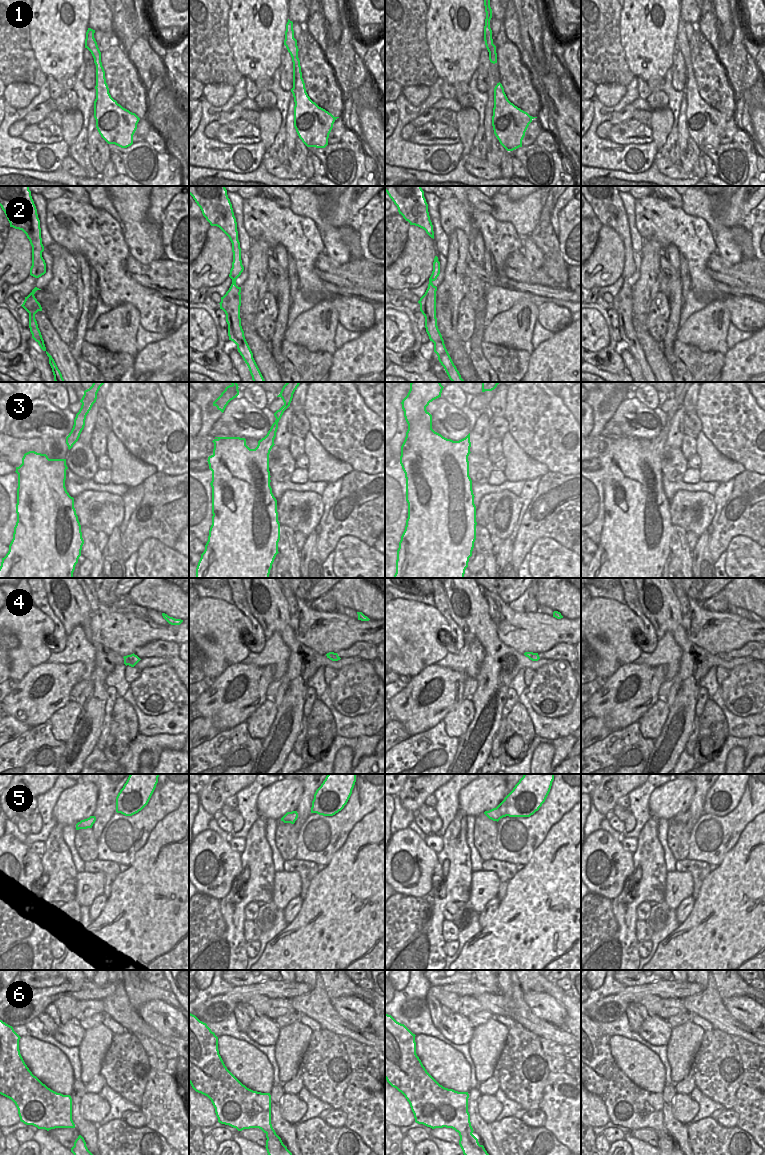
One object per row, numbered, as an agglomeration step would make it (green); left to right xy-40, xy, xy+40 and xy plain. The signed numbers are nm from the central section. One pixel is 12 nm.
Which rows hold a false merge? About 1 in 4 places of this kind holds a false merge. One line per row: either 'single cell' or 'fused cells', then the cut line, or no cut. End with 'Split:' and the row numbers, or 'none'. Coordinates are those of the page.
1: single cell; no cut
2: single cell; no cut
3: single cell; no cut
4: single cell; no cut
5: single cell; no cut
6: single cell; no cut
Split: none

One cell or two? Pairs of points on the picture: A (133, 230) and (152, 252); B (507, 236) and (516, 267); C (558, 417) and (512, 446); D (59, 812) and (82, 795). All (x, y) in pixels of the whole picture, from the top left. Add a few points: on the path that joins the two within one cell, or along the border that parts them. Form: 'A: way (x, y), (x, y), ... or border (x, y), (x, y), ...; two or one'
A: way (138, 235), (147, 247); one
B: border (521, 249), (515, 249), (507, 256), (504, 274); two
C: border (508, 431), (517, 444), (534, 459); two
D: way (65, 811), (76, 801); one

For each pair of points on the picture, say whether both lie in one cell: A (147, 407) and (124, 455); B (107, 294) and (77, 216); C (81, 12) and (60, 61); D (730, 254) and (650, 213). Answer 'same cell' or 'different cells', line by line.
A: different cells
B: same cell
C: same cell
D: different cells

